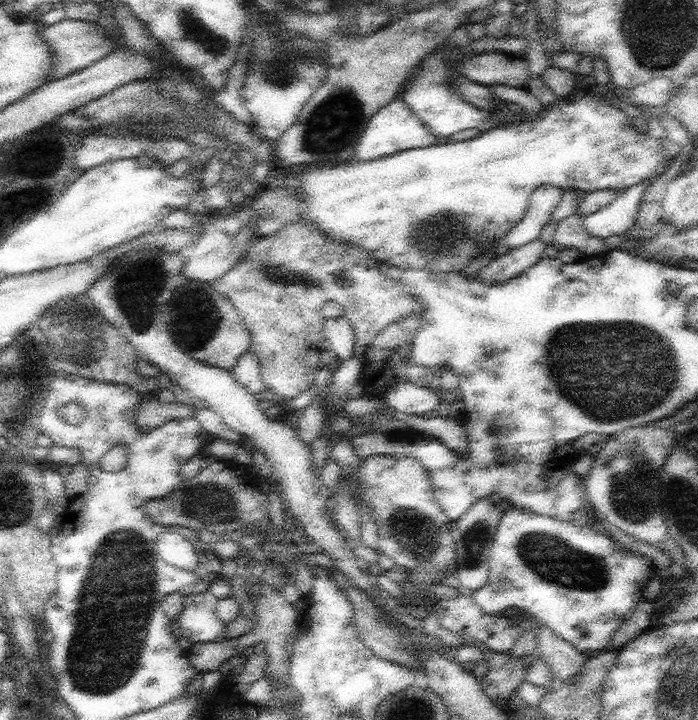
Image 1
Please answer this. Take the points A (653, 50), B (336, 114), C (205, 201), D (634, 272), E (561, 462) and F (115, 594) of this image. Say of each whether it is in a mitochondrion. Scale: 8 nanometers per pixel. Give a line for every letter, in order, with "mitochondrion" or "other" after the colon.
A: mitochondrion
B: mitochondrion
C: other
D: other
E: other
F: mitochondrion

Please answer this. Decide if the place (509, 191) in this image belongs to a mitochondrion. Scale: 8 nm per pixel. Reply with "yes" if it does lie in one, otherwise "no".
no

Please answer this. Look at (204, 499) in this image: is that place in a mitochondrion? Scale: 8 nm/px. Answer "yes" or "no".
yes

